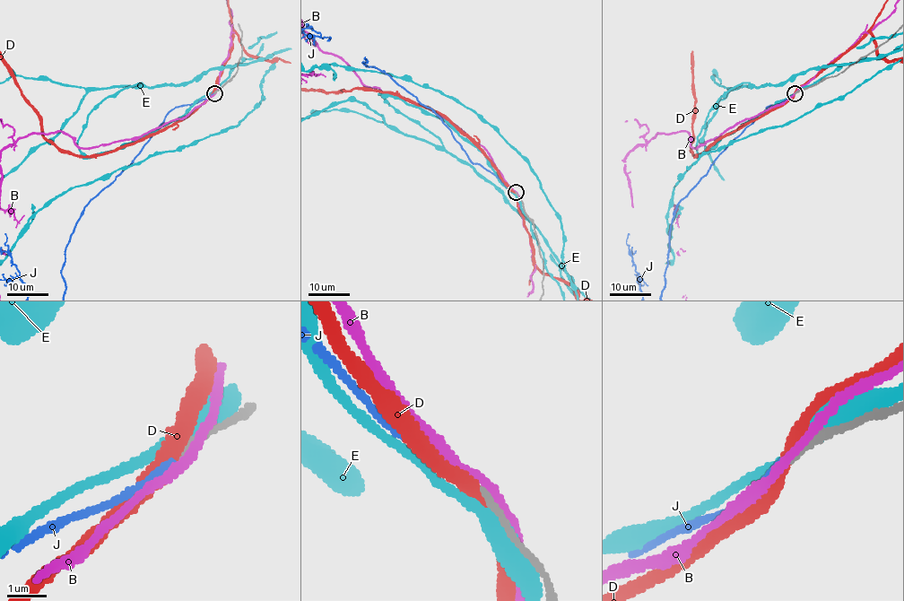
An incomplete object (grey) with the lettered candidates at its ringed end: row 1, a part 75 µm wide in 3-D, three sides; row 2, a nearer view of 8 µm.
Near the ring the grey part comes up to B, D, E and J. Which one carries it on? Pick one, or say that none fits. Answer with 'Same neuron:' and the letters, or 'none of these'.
Same neuron: J

